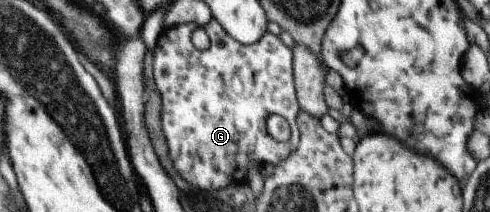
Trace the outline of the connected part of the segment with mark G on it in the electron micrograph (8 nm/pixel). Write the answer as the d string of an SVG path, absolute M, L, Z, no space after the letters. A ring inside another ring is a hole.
M215 17L203 27L210 38L210 46L206 50L199 50L191 41L191 34L198 27L198 24L186 23L167 28L159 36L153 52L153 74L162 98L160 119L169 144L169 154L177 172L201 190L248 184L247 172L251 166L277 166L299 146L300 130L296 118L301 108L294 85L292 50L279 39L279 35L269 31L257 42L244 45L225 32ZM271 114L280 114L290 124L291 137L288 142L277 142L267 133L267 117Z

